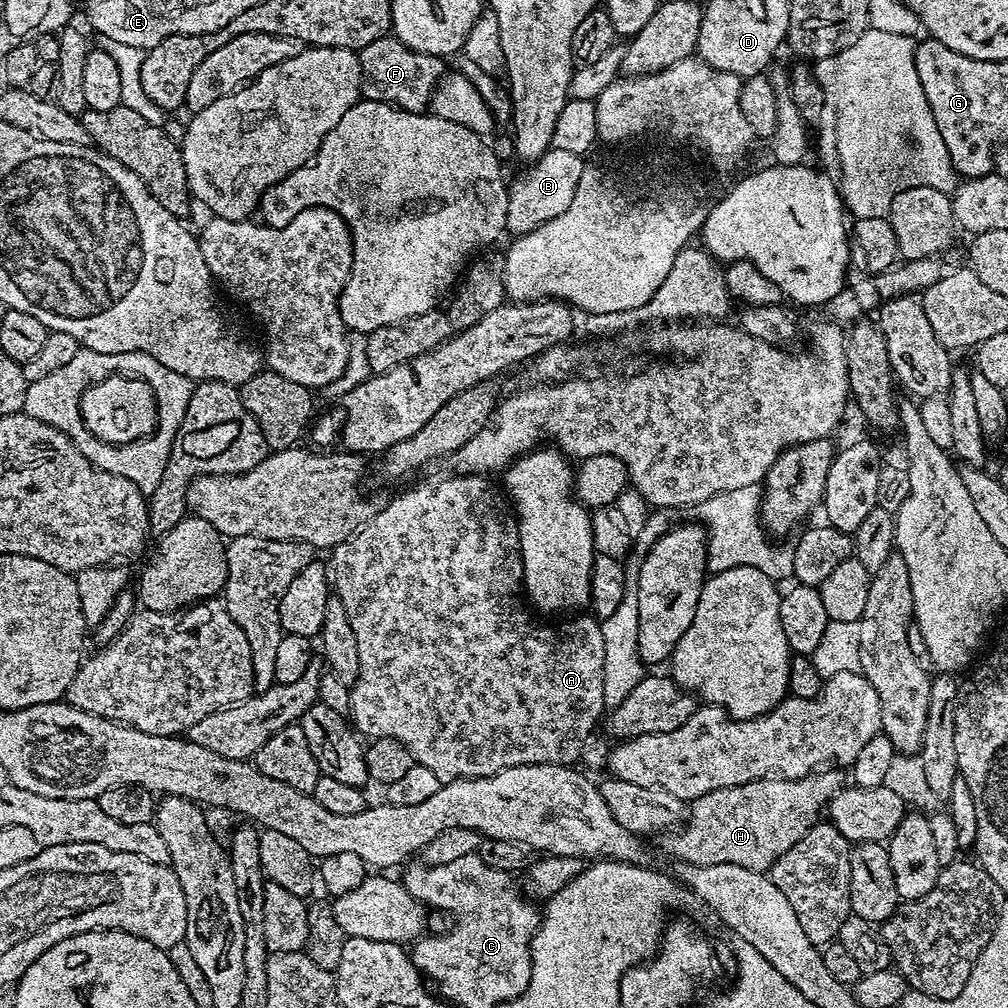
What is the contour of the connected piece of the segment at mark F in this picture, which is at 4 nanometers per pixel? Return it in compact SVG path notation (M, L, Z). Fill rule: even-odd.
M389 34L370 42L370 46L359 49L360 75L362 77L362 96L365 100L382 100L385 104L394 104L405 112L424 112L432 99L433 87L441 75L441 57L428 56L424 52L406 46L394 34Z

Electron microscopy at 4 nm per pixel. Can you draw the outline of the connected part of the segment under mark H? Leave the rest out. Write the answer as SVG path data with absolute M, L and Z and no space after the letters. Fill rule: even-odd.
M817 770L796 780L751 780L733 788L719 788L710 794L702 794L691 801L683 823L663 837L664 848L676 862L706 866L733 864L767 873L774 861L782 858L782 854L786 854L786 850L821 819L829 800L845 783L845 773L843 776L840 772L843 771Z

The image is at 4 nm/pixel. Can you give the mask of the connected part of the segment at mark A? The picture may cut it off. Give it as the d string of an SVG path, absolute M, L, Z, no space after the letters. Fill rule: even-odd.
M484 474L455 475L444 476L441 480L428 480L425 484L394 497L349 540L344 540L331 549L330 576L334 581L334 595L342 602L342 606L346 606L350 626L354 626L354 638L358 638L360 673L356 683L350 688L351 719L376 720L376 736L393 736L396 740L401 740L413 753L418 754L419 763L434 770L434 774L438 774L442 782L469 776L493 776L503 768L523 764L575 765L588 735L595 730L600 715L602 720L606 712L603 674L606 657L601 621L588 614L576 614L571 618L561 619L564 620L561 624L539 624L532 620L533 613L526 607L524 597L520 526L501 485L497 481L496 485L492 481L495 479Z

